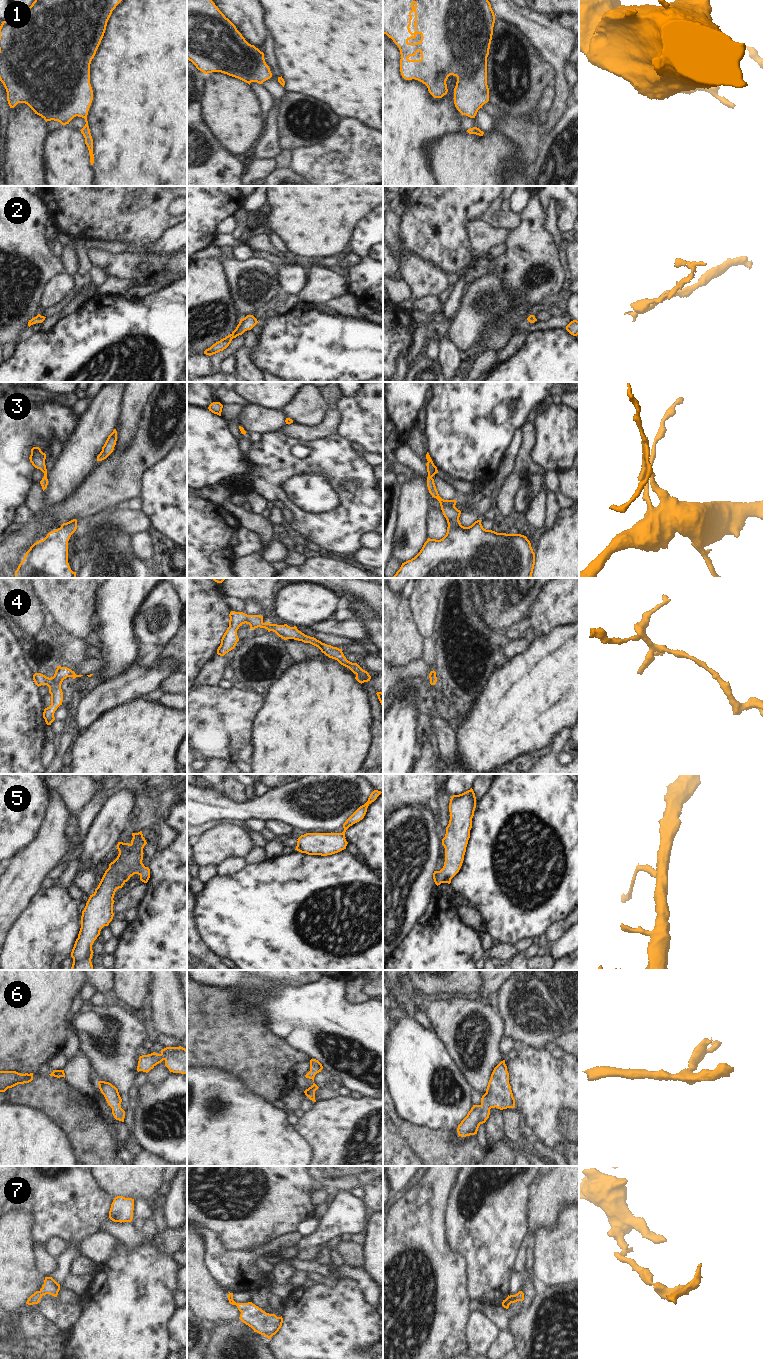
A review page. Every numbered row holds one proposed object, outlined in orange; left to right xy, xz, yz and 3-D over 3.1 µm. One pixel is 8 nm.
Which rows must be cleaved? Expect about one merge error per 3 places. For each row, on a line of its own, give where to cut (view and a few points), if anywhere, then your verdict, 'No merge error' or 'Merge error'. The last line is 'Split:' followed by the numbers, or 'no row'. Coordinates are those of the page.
1: No split. No merge error
2: No split. No merge error
3: No split. No merge error
4: No split. No merge error
5: No split. No merge error
6: No split. No merge error
7: No split. No merge error
Split: no row

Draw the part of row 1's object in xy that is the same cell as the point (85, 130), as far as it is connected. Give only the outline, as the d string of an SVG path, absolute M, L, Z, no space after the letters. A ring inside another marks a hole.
M35 0L32 5L23 13L15 14L10 19L2 22L0 26L0 81L7 92L7 101L10 108L14 108L18 103L27 104L35 114L47 121L58 121L62 125L69 122L76 116L85 119L85 126L80 130L85 138L88 147L90 163L94 163L93 139L88 126L87 115L93 100L93 90L90 84L90 64L104 36L107 22L112 11L122 0Z

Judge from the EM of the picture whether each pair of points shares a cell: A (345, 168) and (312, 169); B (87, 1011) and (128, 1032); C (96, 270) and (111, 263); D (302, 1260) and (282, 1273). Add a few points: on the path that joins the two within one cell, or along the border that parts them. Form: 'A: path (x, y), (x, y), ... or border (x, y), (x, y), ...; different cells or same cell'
A: path (337, 168), (320, 168); same cell
B: path (97, 1021), (108, 1032), (118, 1032); same cell
C: border (93, 264), (100, 265), (108, 274); different cells
D: border (286, 1260), (295, 1270); different cells

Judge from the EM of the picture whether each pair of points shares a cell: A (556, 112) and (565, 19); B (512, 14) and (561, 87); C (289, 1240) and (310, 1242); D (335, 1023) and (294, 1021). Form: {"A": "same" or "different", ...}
{"A": "different", "B": "same", "C": "different", "D": "same"}

